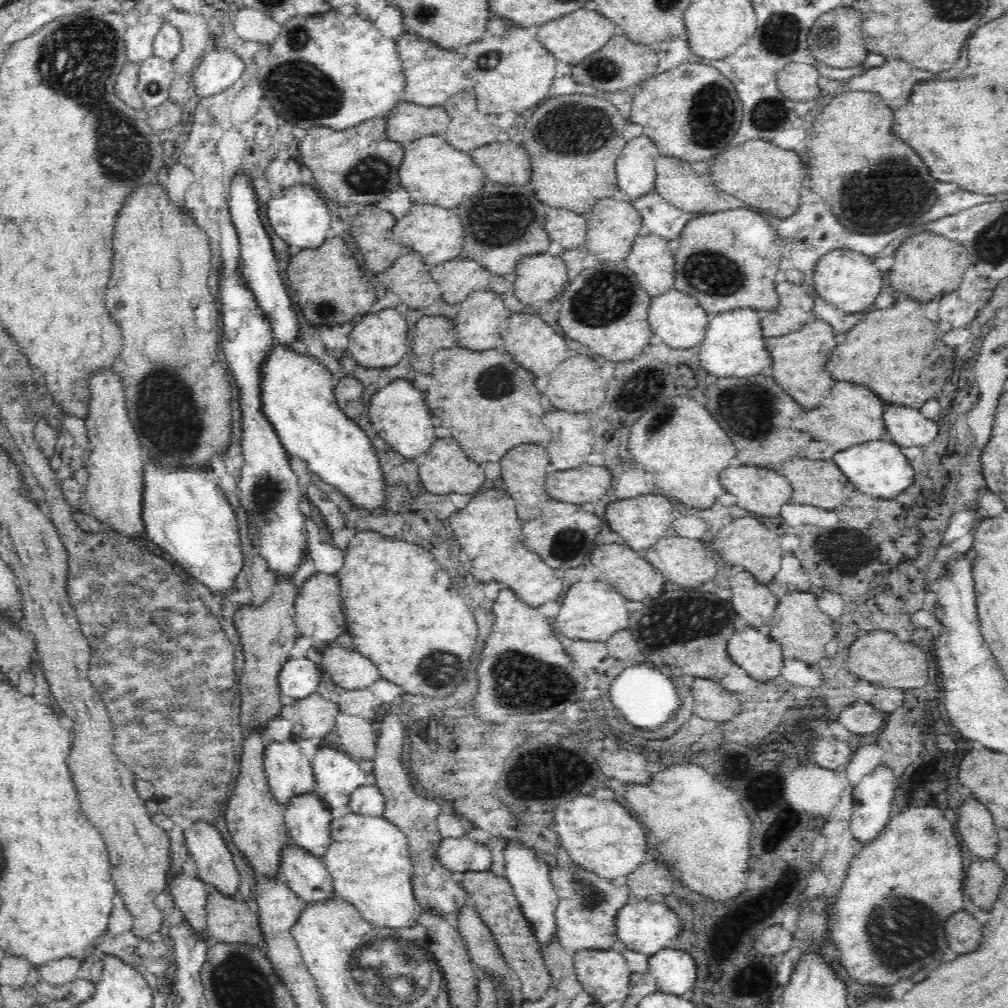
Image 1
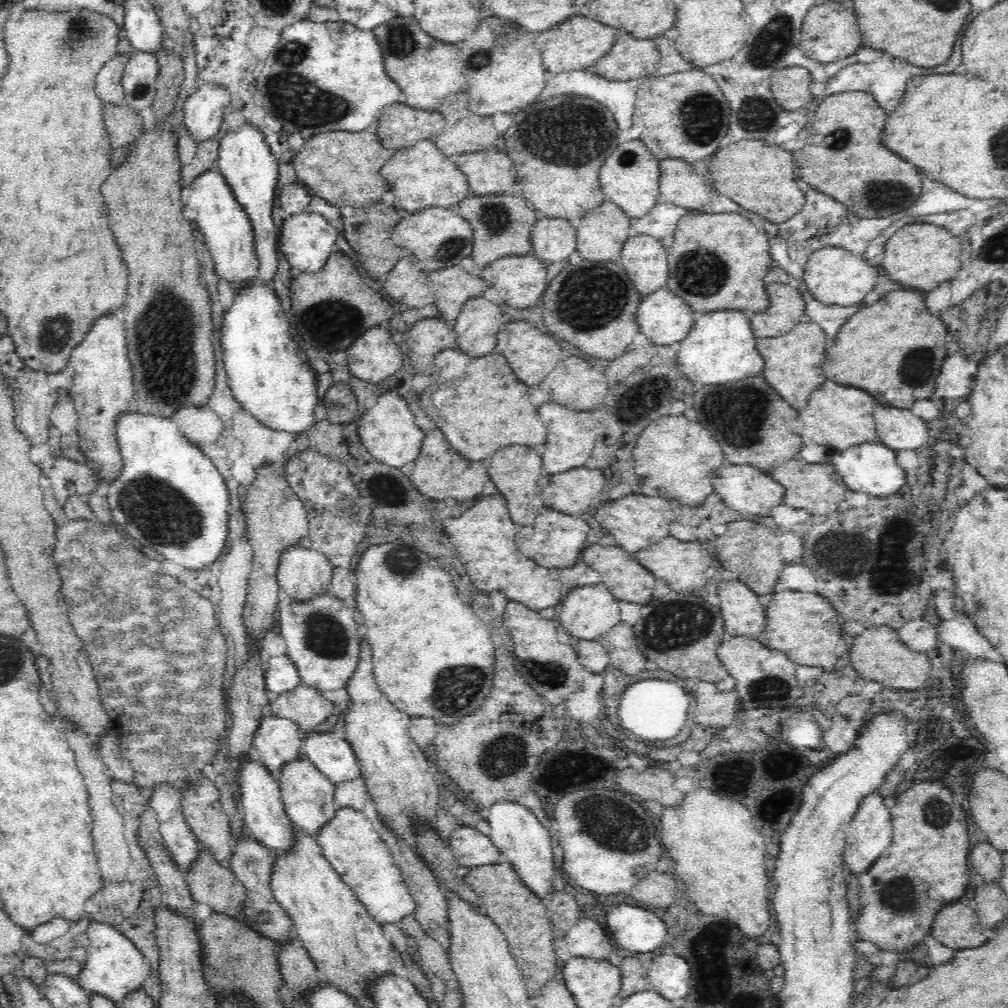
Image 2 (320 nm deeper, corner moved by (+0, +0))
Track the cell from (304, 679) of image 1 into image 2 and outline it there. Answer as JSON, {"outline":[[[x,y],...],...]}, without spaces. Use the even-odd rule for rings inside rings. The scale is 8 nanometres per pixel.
{"outline":[[[287,654],[269,658],[265,679],[267,690],[279,695],[296,690],[300,684],[303,684],[296,663]]]}

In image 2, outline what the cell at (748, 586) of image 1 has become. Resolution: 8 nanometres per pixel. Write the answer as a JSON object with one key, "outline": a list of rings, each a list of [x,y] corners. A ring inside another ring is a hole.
{"outline":[[[740,579],[717,584],[727,636],[760,634],[766,626],[766,607],[759,601],[759,594]]]}

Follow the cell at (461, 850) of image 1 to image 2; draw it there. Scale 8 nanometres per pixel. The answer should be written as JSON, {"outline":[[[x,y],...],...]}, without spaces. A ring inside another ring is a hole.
{"outline":[[[460,824],[450,832],[448,839],[459,866],[467,866],[471,869],[498,863],[500,852],[489,835],[483,835],[475,827]]]}

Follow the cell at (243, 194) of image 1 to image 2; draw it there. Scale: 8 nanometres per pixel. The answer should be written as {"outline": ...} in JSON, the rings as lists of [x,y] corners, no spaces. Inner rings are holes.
{"outline":[[[243,124],[238,132],[231,130],[220,136],[219,154],[216,160],[219,173],[236,201],[250,219],[253,229],[254,248],[259,260],[259,280],[264,287],[275,288],[278,270],[278,229],[272,221],[272,208],[278,193],[275,184],[279,175],[277,158],[266,144],[264,135],[249,124]]]}

